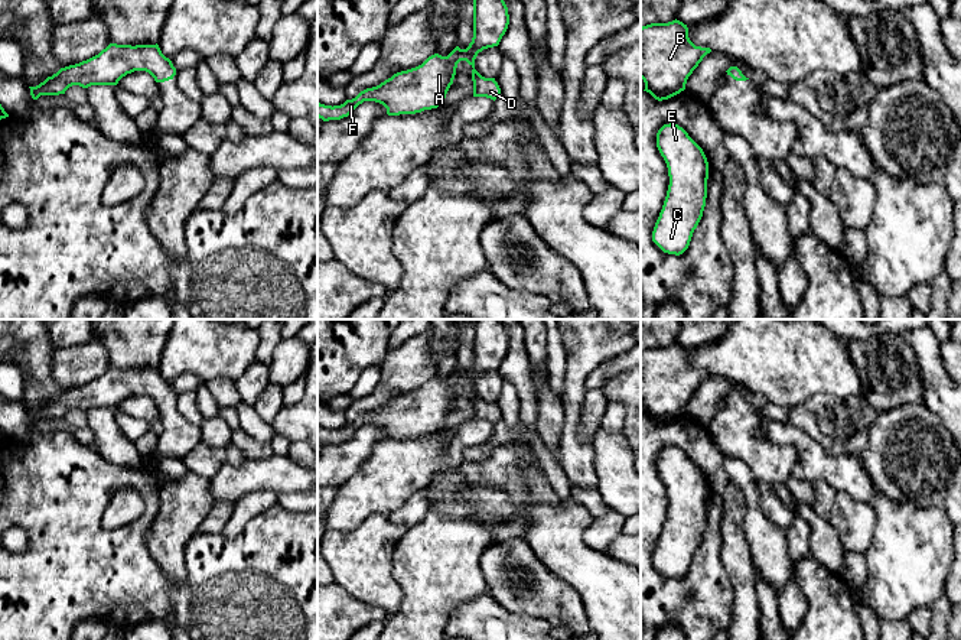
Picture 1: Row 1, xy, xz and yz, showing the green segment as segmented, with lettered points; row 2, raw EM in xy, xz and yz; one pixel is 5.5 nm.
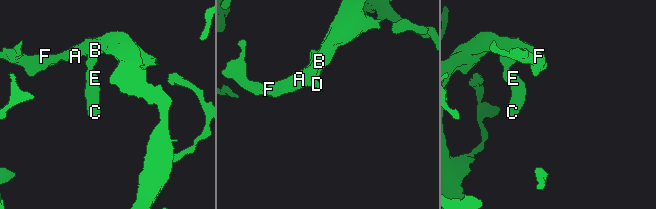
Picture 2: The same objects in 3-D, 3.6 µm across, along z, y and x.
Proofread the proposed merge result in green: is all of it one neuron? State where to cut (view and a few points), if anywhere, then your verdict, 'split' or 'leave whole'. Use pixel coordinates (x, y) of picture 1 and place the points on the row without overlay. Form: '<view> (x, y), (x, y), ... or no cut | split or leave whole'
no cut | leave whole

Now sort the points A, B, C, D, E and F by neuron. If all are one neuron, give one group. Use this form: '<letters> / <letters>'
A B C D E F

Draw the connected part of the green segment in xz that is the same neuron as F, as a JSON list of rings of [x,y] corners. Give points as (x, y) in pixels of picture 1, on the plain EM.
[[[475,319],[473,361],[466,373],[456,370],[447,380],[434,377],[421,389],[397,396],[341,429],[332,431],[317,425],[317,441],[323,445],[341,444],[364,425],[382,428],[388,439],[416,438],[437,432],[453,407],[460,384],[466,384],[473,392],[473,420],[486,420],[495,425],[501,419],[501,412],[495,402],[485,402],[475,393],[475,383],[483,373],[499,368],[508,348],[508,331],[501,319]]]

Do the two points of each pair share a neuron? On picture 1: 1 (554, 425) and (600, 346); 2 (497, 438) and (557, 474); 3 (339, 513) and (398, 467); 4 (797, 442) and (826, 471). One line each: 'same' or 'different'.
1: different
2: same
3: same
4: same

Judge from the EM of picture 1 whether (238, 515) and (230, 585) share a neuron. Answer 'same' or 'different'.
different

